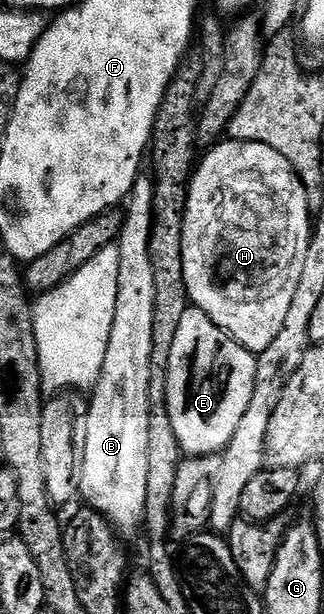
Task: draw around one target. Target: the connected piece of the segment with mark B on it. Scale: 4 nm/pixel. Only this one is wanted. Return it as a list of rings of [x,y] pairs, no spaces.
[[[139,177],[133,182],[119,242],[119,297],[115,301],[115,325],[111,325],[111,341],[107,341],[107,357],[103,357],[103,369],[99,381],[91,389],[88,398],[87,449],[83,453],[80,498],[88,506],[104,516],[118,532],[133,531],[142,526],[147,501],[147,417],[148,381],[151,369],[152,327],[155,321],[155,277],[151,269],[149,238],[153,224],[153,180]]]

